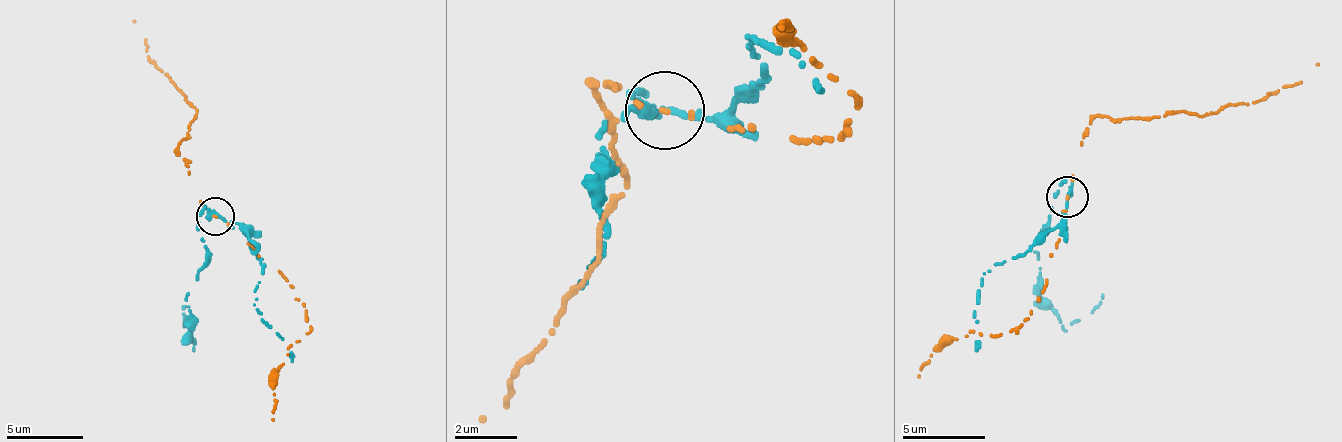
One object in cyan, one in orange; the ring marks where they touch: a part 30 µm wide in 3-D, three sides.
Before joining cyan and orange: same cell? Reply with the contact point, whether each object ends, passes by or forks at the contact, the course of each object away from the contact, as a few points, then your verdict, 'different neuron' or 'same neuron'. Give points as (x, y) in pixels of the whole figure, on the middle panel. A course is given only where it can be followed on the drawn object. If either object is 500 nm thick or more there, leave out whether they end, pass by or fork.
(665, 110) | cyan passes by | orange ends | cyan via (667, 111), (636, 92), (646, 117), (603, 125), (604, 181), (601, 253), (579, 282), (589, 284) | orange via (667, 111), (801, 144), (851, 124), (859, 100), (793, 38), (781, 20), (780, 31) | different neuron

